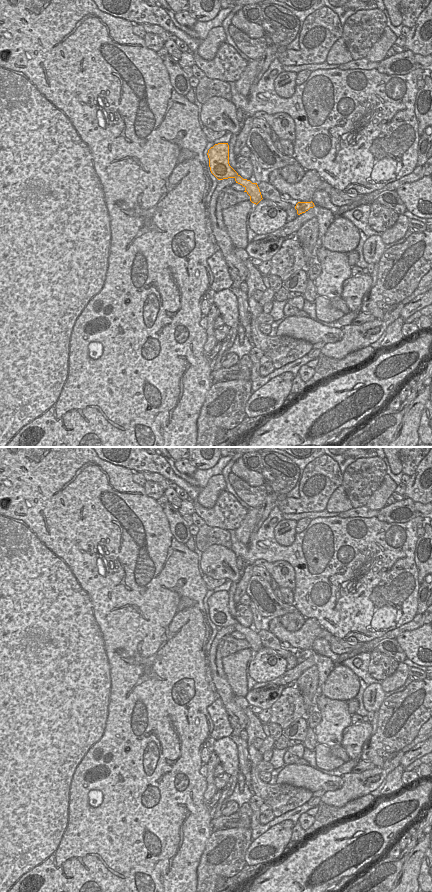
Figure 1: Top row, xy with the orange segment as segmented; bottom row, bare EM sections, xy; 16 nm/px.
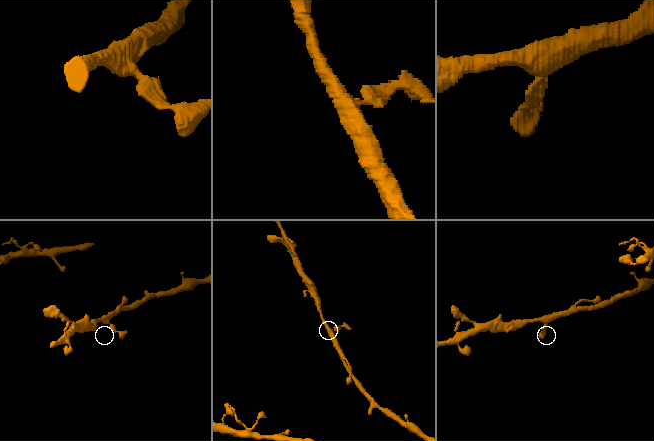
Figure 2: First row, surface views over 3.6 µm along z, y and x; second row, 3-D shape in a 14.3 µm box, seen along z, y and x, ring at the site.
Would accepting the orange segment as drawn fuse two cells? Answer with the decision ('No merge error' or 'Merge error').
No merge error.

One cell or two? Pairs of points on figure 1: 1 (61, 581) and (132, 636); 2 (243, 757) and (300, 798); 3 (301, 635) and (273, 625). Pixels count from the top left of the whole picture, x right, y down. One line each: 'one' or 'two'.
1: one
2: two
3: one

